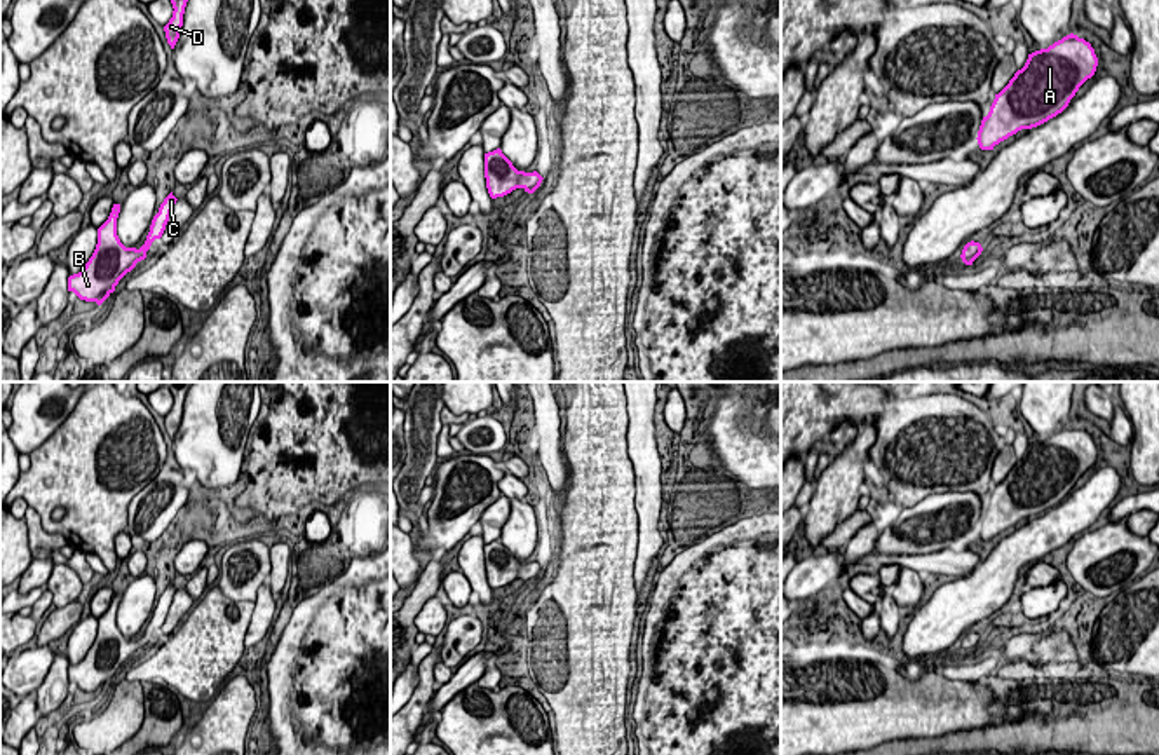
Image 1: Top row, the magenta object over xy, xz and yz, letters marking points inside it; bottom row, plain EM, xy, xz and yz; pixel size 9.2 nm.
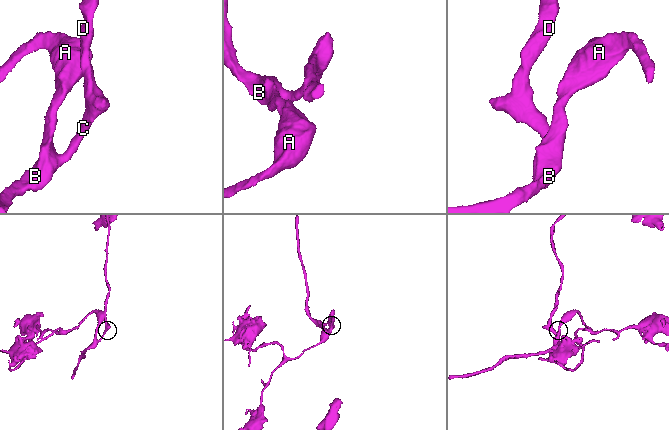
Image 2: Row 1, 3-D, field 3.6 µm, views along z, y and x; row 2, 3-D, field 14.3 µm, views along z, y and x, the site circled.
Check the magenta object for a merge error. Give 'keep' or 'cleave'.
keep

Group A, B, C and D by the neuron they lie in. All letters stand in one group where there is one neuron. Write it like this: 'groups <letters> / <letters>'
groups A B C D

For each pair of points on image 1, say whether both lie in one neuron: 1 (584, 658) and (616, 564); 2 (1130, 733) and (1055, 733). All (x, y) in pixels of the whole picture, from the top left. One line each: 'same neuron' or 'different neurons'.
1: same neuron
2: same neuron

